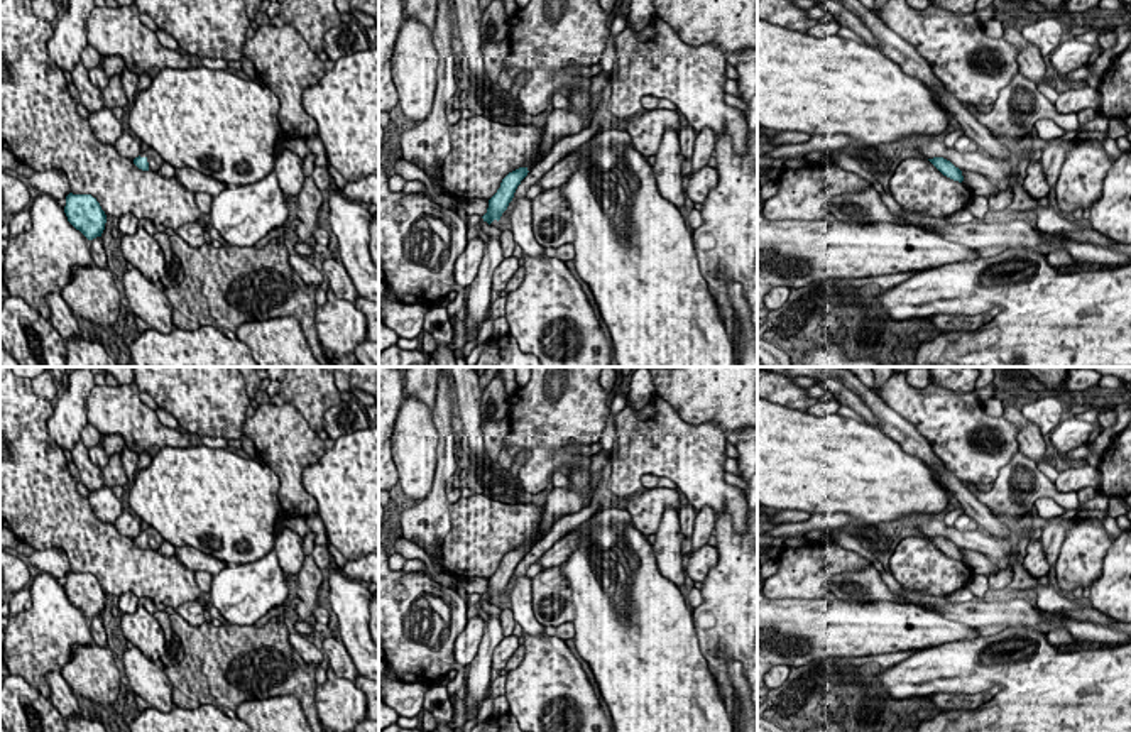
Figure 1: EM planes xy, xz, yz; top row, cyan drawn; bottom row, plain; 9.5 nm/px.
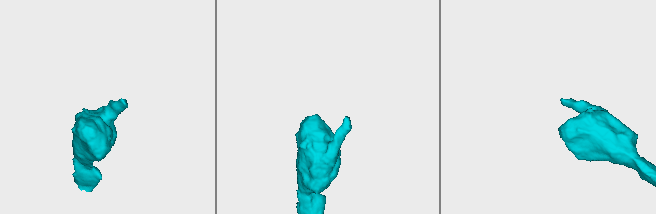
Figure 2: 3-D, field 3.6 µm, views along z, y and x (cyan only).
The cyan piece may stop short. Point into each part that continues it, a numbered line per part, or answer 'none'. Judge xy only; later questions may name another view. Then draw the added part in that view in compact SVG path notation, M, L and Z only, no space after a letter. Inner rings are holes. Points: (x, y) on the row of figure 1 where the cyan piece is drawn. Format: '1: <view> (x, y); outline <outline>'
1: xy (154, 159); outline M154 149L142 152L140 157L147 159L149 171L157 171L164 164L162 157Z

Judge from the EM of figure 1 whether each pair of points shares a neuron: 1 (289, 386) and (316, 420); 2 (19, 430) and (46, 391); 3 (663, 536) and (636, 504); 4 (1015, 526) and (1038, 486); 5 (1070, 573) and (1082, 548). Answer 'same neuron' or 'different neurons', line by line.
1: same neuron
2: different neurons
3: different neurons
4: different neurons
5: same neuron

